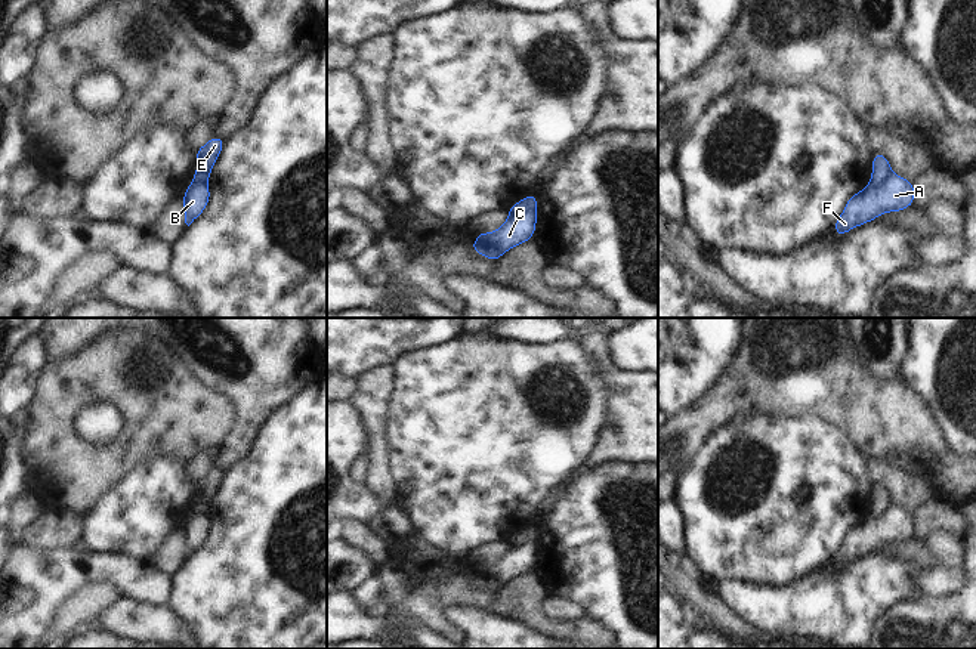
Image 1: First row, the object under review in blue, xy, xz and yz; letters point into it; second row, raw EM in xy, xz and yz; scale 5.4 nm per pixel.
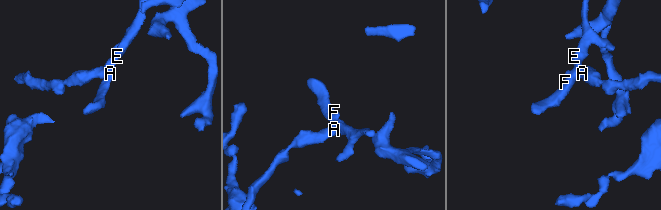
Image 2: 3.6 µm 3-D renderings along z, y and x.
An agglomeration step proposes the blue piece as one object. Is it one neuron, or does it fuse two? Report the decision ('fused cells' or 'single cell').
fused cells

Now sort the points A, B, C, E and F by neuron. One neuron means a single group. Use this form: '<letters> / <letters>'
A B C F / E

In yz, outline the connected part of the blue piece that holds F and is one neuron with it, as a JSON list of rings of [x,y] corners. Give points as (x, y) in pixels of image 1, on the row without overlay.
[[[890,506],[881,517],[868,514],[864,522],[847,531],[844,543],[834,556],[836,566],[841,568],[859,556],[875,551],[878,546],[901,543],[909,537],[914,537],[914,514]]]

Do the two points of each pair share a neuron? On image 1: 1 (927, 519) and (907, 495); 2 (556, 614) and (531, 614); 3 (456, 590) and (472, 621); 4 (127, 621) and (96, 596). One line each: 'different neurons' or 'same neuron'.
1: different neurons
2: different neurons
3: different neurons
4: different neurons

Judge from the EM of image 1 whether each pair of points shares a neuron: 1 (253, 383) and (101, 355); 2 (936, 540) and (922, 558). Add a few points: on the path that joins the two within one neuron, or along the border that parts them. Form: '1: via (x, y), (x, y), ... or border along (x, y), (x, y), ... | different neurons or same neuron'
1: border along (167, 348), (195, 377), (219, 393) | different neurons
2: border along (923, 541), (942, 565) | different neurons

